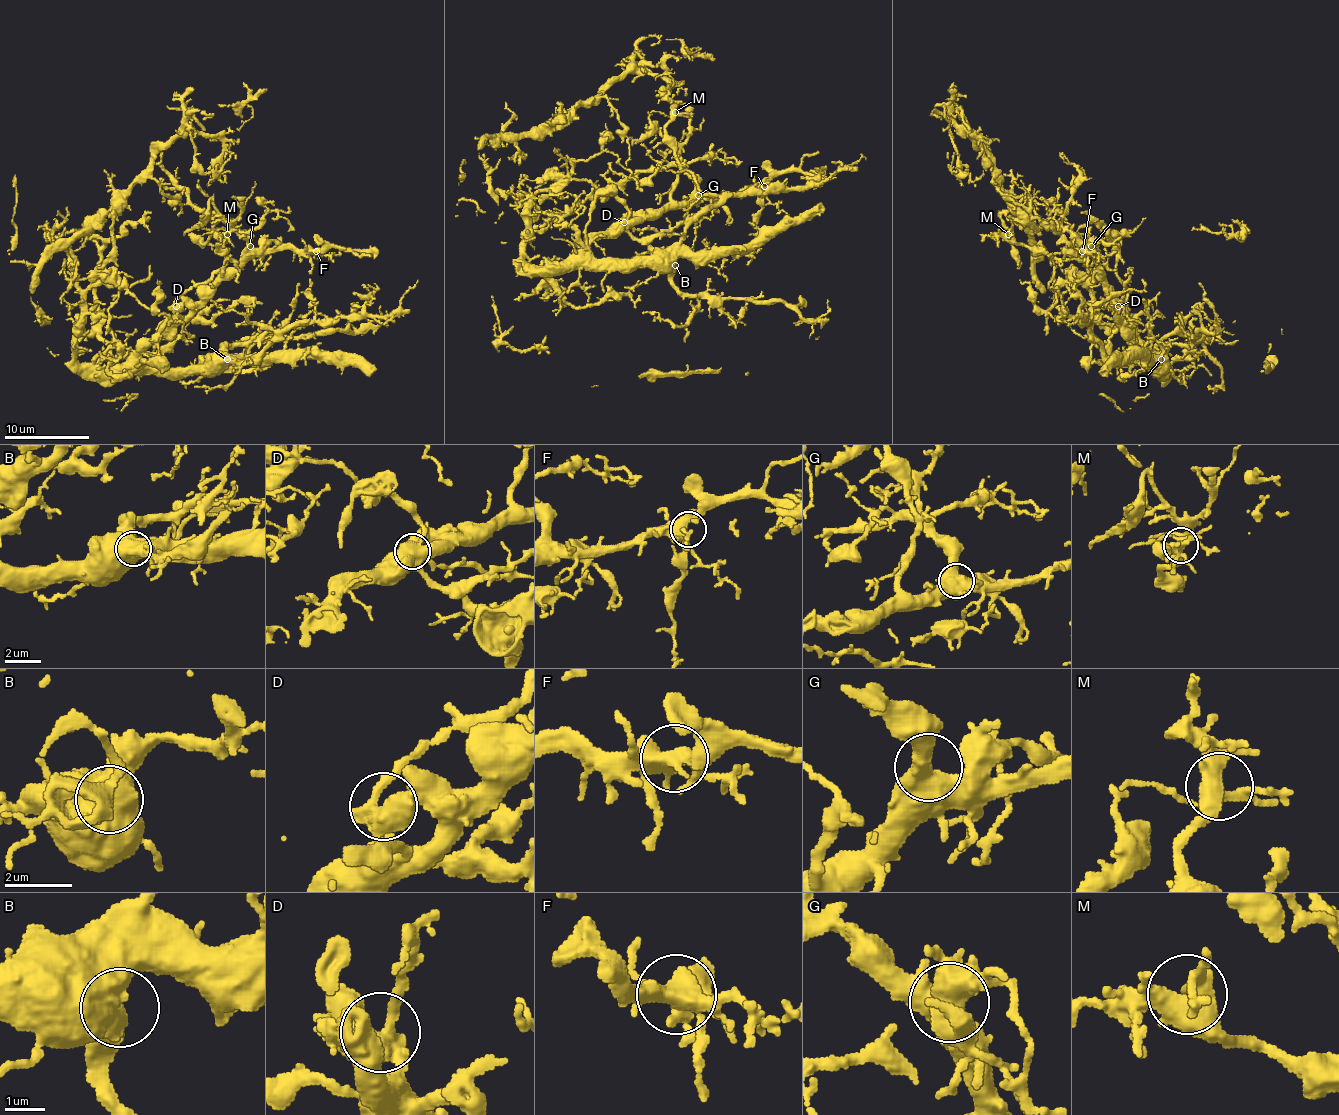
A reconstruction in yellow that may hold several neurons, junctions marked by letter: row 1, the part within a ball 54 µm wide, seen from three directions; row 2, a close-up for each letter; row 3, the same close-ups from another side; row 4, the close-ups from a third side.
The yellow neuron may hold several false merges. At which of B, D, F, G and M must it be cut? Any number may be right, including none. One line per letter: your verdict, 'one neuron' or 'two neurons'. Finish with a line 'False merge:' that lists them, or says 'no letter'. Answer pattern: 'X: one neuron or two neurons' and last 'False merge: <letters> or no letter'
B: one neuron
D: one neuron
F: one neuron
G: one neuron
M: one neuron
False merge: no letter

